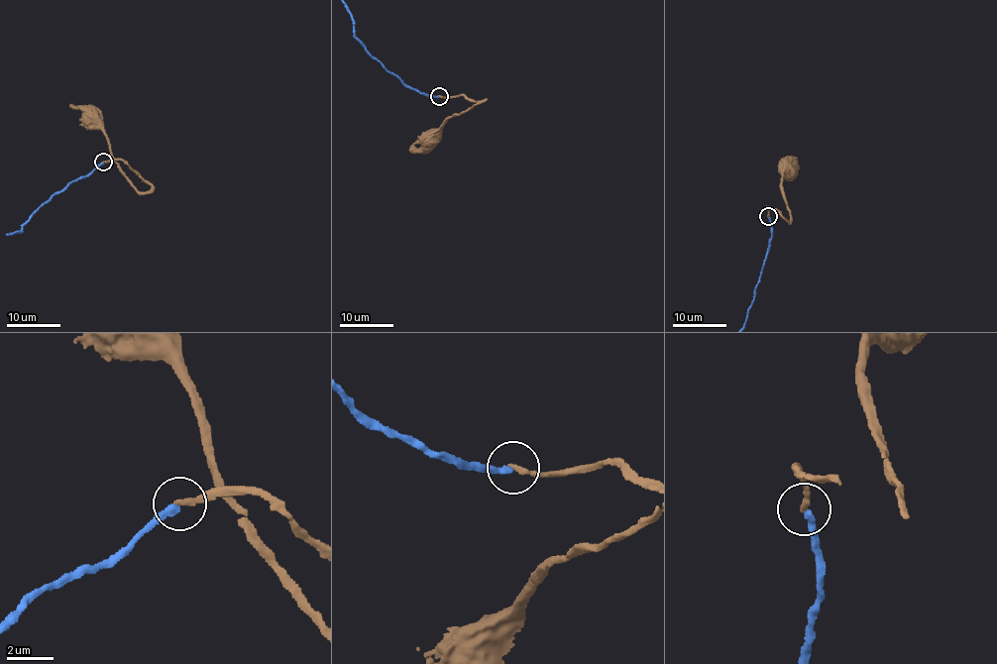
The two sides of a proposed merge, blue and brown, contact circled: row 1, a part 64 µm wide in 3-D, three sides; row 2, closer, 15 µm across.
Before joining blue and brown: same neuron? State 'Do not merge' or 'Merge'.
Do not merge

